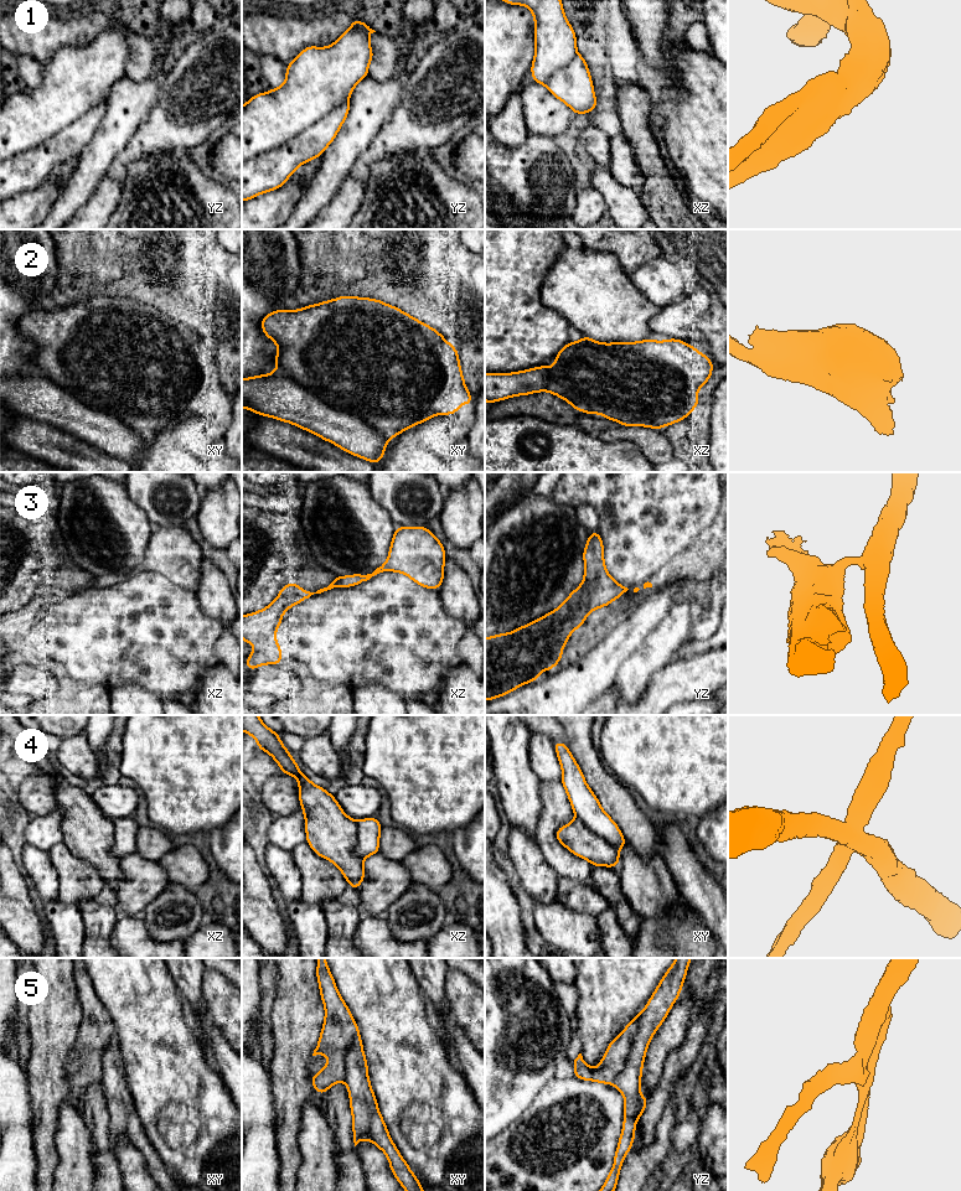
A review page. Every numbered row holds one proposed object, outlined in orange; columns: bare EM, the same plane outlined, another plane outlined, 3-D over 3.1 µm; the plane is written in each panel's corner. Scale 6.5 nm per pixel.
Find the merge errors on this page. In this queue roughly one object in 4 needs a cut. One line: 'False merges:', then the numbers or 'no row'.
False merges: 3, 4

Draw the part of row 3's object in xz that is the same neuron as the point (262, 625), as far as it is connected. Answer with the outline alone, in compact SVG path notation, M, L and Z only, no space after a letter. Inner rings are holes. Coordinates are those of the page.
M335 576L332 582L327 587L320 589L316 592L310 592L308 590L299 587L294 580L293 582L289 582L280 589L279 595L269 606L253 613L243 615L242 616L242 638L244 643L250 648L252 639L253 638L257 639L255 649L246 659L247 668L249 670L254 670L255 668L263 664L274 664L274 666L280 664L281 646L277 643L275 633L278 627L281 625L281 617L284 612L288 611L291 606L298 605L299 602L309 599L311 595L321 594L334 587L339 587L339 576Z

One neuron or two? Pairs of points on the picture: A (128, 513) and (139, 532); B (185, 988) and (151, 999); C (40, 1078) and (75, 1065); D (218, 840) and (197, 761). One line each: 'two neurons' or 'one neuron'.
A: one neuron
B: two neurons
C: two neurons
D: one neuron

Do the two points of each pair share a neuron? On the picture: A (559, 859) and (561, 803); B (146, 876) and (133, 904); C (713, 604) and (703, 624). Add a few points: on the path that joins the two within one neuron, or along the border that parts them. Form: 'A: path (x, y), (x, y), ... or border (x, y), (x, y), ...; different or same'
A: path (548, 845), (547, 827), (552, 817); same
B: path (141, 883), (133, 894), (133, 897); same
C: path (713, 609), (708, 619); same

